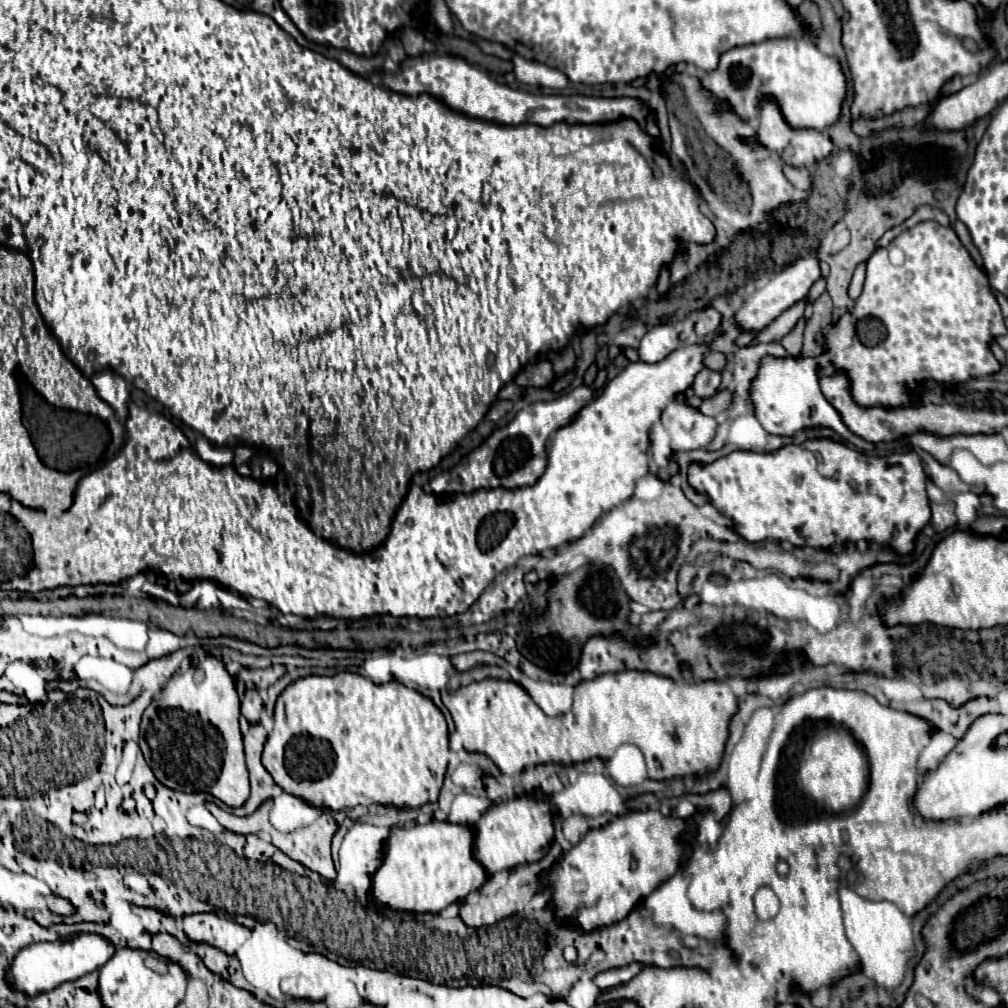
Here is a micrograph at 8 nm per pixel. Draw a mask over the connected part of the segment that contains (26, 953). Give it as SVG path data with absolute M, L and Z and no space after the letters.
M74 935L68 939L58 939L52 943L32 943L22 947L6 973L6 981L12 989L24 993L26 997L36 997L40 993L48 993L66 981L74 981L86 973L100 969L112 957L112 943L108 939L100 939L100 935Z

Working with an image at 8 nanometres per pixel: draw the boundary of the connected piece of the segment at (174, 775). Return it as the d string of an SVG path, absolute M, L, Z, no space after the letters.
M206 657L196 669L176 673L162 699L152 701L142 715L140 749L156 779L182 793L210 793L228 807L246 803L248 769L238 727L240 701L234 679L216 657Z

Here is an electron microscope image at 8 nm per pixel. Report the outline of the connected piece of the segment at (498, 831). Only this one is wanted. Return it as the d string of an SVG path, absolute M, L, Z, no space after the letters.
M524 795L518 799L510 799L500 805L492 805L476 823L470 825L474 833L472 857L492 875L502 869L512 869L516 865L540 861L552 839L552 815L548 815L548 807L544 807L544 797L540 795Z

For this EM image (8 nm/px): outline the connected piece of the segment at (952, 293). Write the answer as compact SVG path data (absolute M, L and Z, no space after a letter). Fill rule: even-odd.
M922 221L922 223L918 223L918 225L912 227L912 229L904 229L890 245L880 247L880 249L870 257L870 261L868 261L868 273L866 273L866 283L864 283L864 291L862 291L862 295L858 297L858 301L854 303L854 307L852 307L848 313L844 313L844 315L830 327L830 331L826 333L826 337L824 337L824 351L828 353L828 357L830 357L832 365L836 367L836 371L848 375L848 381L850 381L850 395L852 395L852 401L854 401L856 405L860 405L860 407L886 407L886 409L894 409L894 407L914 407L914 405L918 405L918 403L922 401L922 393L920 393L920 389L924 387L922 383L928 381L928 379L930 379L930 381L936 381L936 383L940 383L940 385L942 385L942 383L954 385L954 383L970 381L970 379L974 379L974 377L992 377L994 373L998 373L998 371L1000 371L1000 363L998 363L996 357L992 355L990 343L992 343L996 337L1004 335L1004 333L1006 333L1004 317L1002 317L1000 305L998 305L998 301L996 301L996 297L994 297L994 293L992 293L992 289L990 289L988 277L986 277L986 273L974 263L974 259L970 257L970 253L964 249L964 245L960 243L960 239L958 239L958 235L954 233L954 229L952 229L952 227L942 227L942 225L936 223L936 221ZM894 249L900 249L902 255L904 255L900 263L894 263L892 257L890 257L890 253L892 253ZM866 317L878 317L878 319L884 323L884 327L886 327L886 331L888 331L888 337L886 337L884 343L874 345L874 347L866 347L866 345L860 343L860 339L858 339L858 335L856 335L856 323L862 321L862 319L866 319Z

